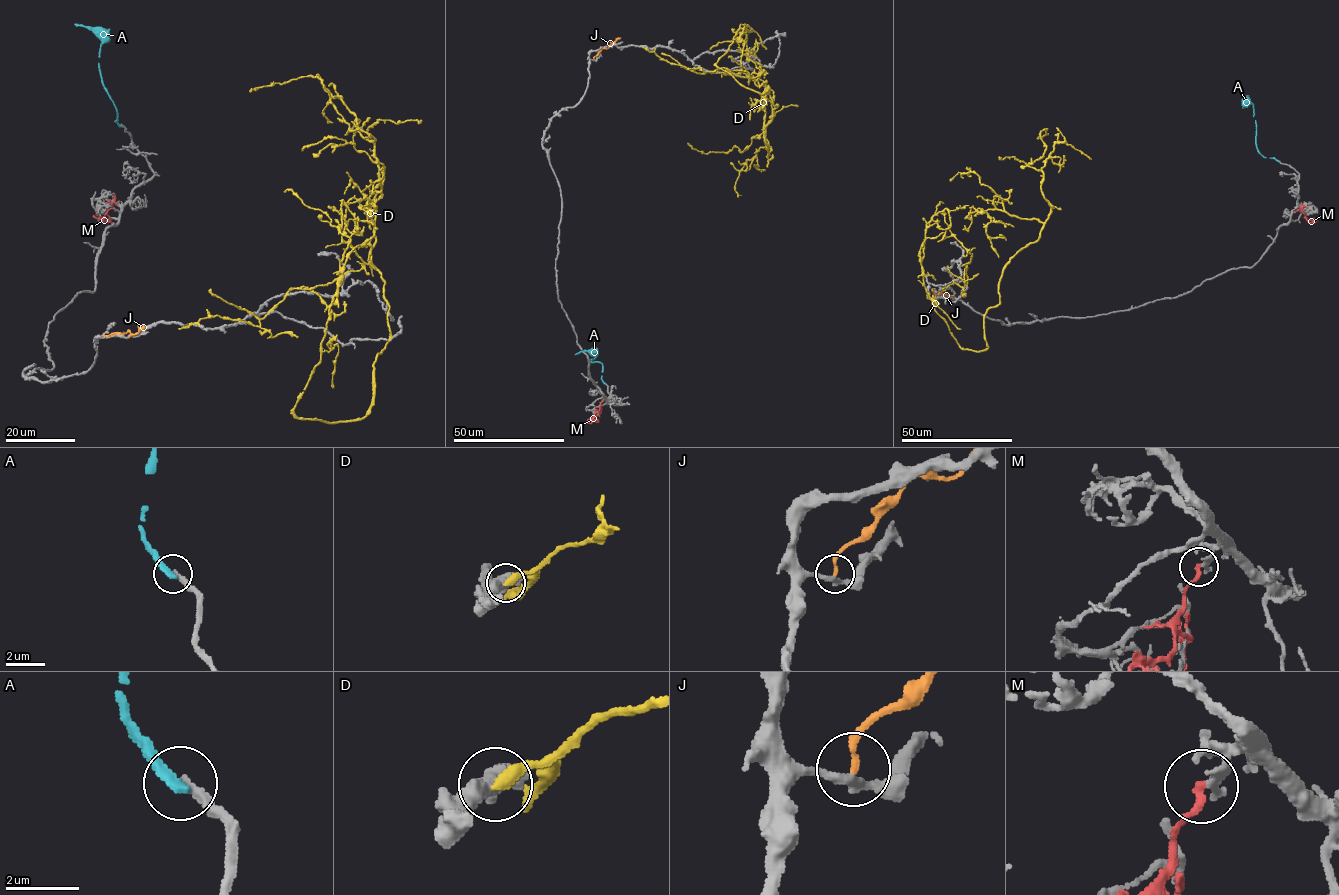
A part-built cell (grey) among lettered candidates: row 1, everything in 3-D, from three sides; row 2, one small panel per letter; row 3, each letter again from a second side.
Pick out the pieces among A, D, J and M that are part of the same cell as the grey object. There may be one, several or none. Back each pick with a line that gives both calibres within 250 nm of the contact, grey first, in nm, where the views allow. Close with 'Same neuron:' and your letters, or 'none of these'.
Same neuron: none of these

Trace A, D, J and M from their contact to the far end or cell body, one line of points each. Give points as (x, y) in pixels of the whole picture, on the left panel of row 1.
A: (120, 126), (115, 121), (117, 112), (103, 84), (98, 62), (105, 35), (74, 23)
D: (198, 325), (259, 326), (359, 270), (342, 205), (293, 412), (371, 403), (374, 139), (317, 77), (249, 91)
J: (103, 335), (137, 333), (144, 326)
M: (117, 203), (114, 201), (103, 221), (93, 216), (99, 219)

